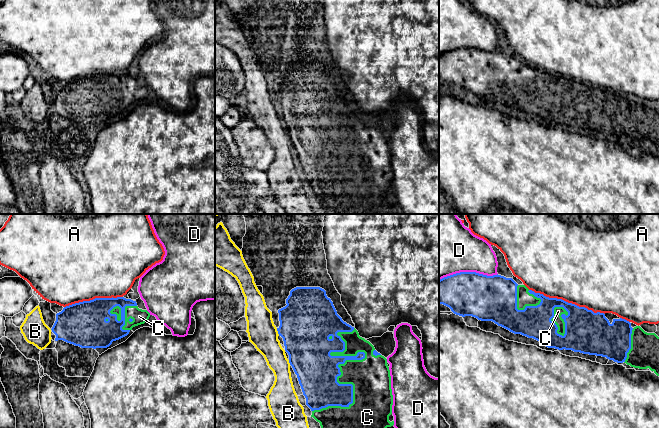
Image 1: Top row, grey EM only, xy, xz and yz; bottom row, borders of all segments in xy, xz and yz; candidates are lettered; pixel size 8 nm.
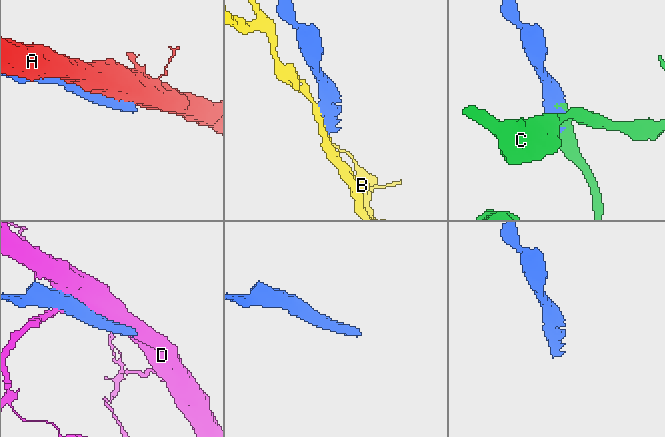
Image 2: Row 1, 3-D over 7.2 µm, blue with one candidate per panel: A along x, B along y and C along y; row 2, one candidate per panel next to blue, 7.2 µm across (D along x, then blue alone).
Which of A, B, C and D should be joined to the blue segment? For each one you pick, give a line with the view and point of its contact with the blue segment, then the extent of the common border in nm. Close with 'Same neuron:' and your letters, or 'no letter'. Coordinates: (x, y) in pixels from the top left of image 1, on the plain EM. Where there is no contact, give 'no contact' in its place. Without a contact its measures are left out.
C: xz (350, 135) | 750 nm
Same neuron: C

